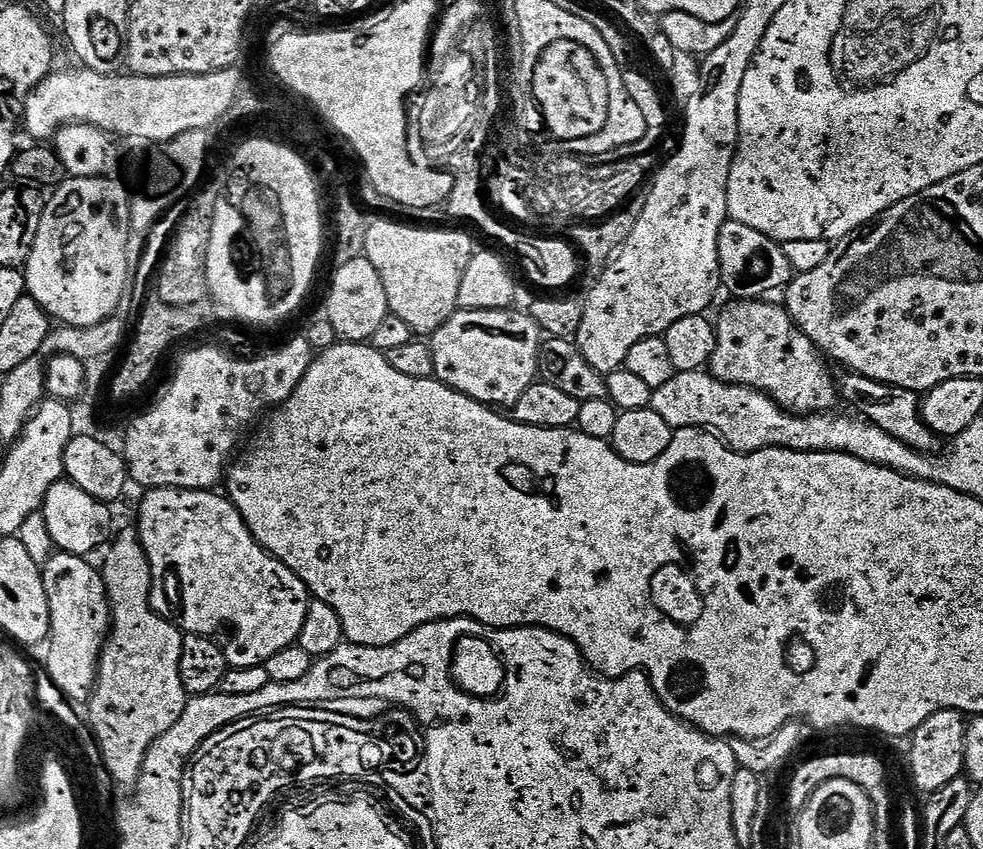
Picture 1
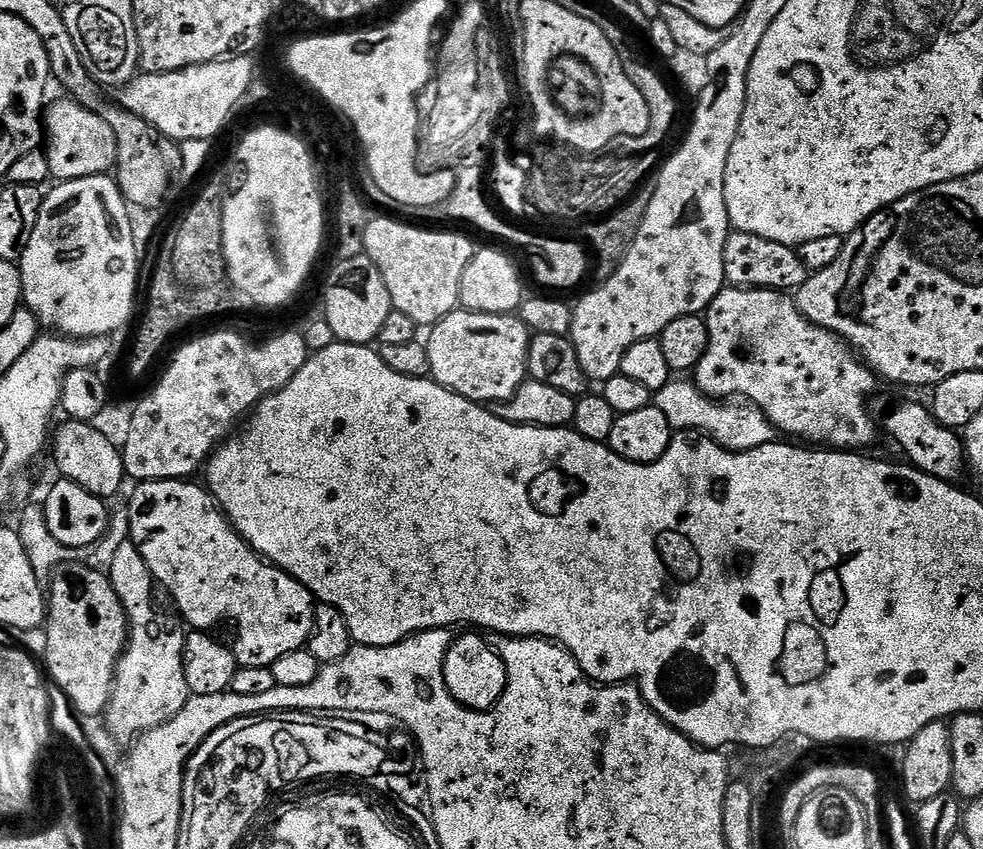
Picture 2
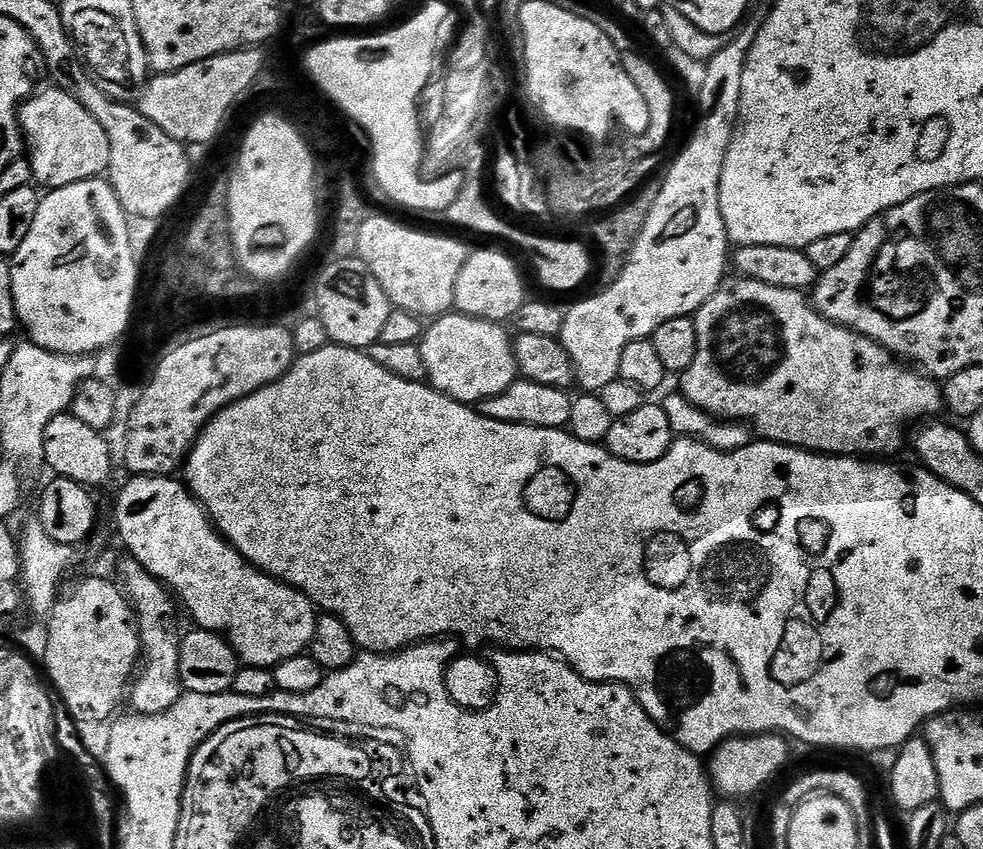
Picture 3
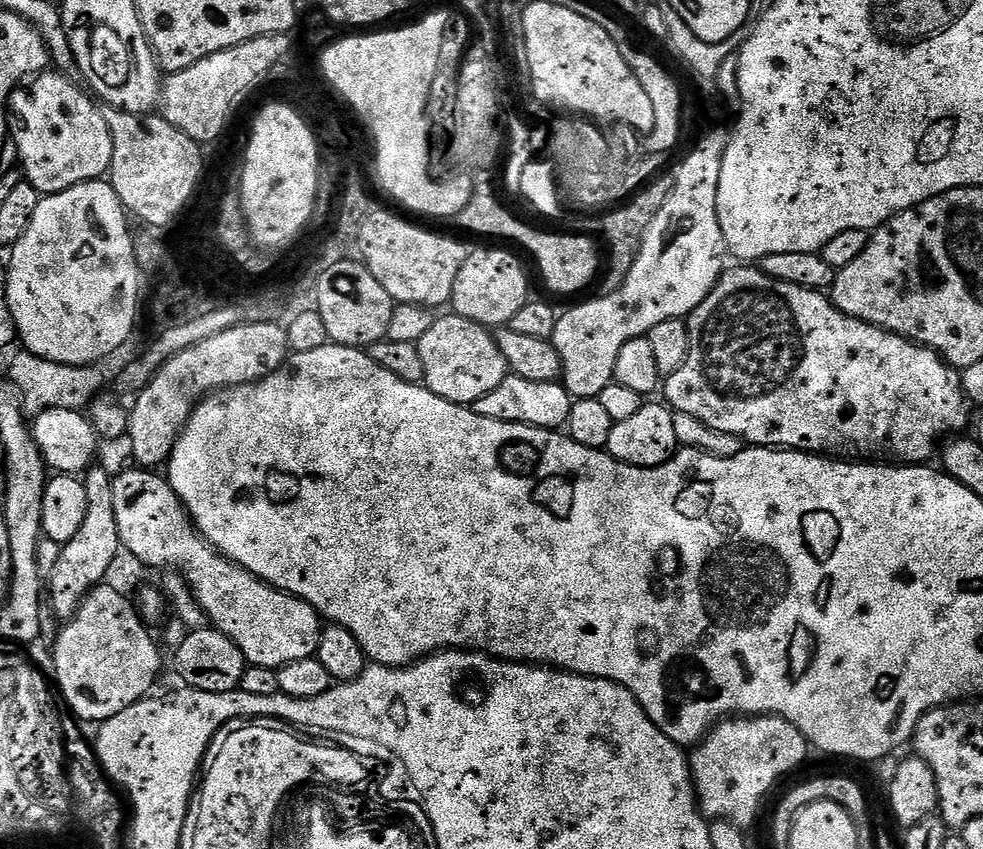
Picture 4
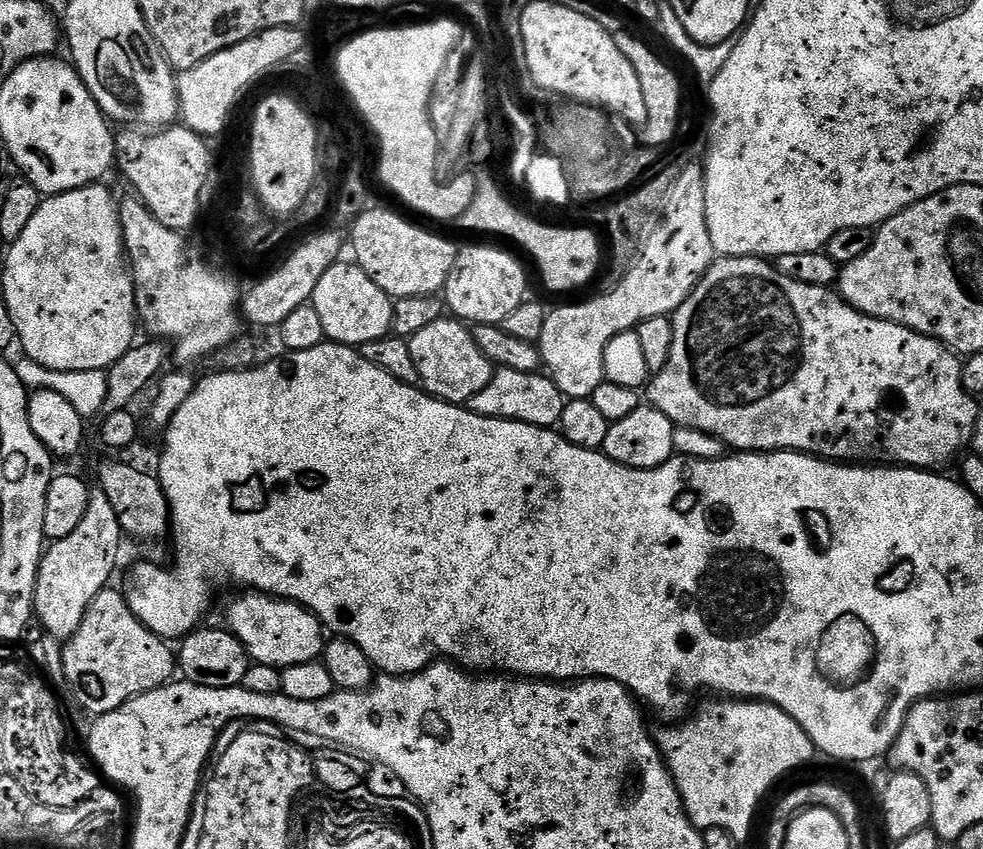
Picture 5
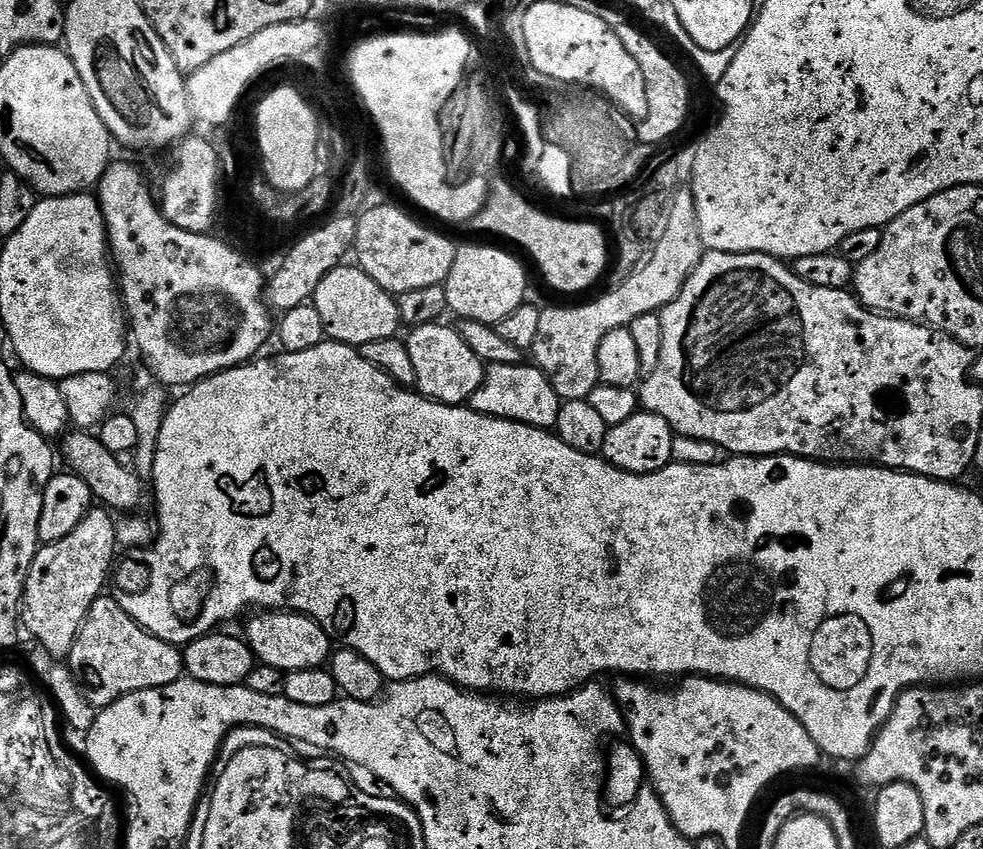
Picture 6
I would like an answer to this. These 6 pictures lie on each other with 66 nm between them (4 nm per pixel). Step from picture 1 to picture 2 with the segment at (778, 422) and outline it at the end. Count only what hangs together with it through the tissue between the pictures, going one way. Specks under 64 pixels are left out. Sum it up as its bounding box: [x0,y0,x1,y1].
[654,378,778,452]

